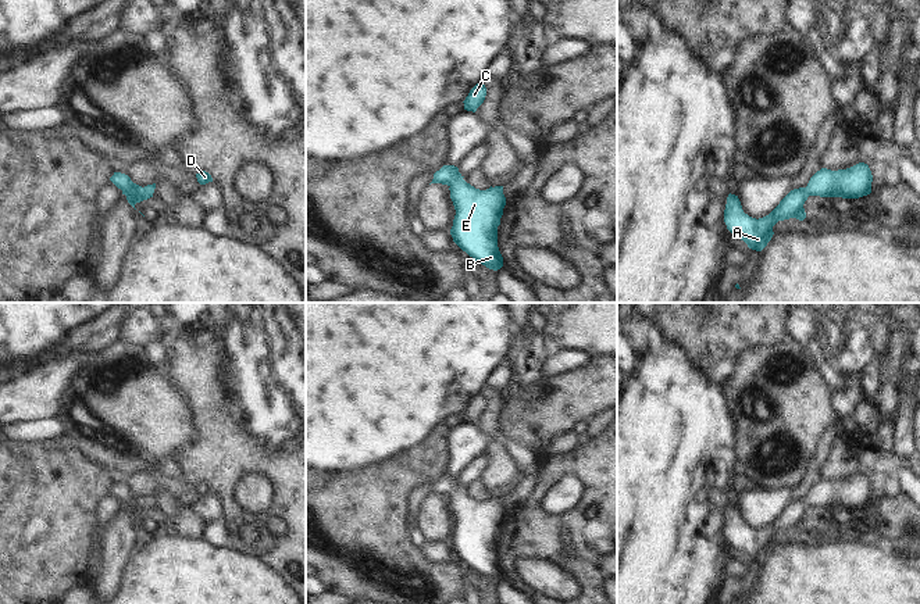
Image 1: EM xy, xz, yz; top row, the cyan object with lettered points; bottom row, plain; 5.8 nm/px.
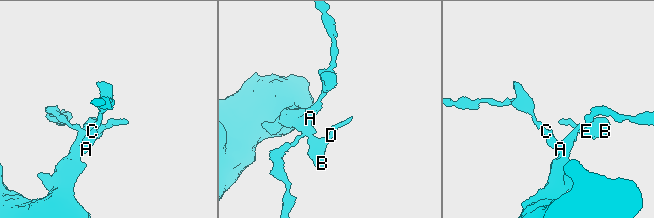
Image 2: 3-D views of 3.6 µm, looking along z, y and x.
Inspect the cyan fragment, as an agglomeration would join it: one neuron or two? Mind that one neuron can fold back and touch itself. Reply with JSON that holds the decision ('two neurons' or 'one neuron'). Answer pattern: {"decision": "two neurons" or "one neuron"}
{"decision": "one neuron"}

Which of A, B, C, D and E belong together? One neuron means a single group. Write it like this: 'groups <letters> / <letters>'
groups A B C D E

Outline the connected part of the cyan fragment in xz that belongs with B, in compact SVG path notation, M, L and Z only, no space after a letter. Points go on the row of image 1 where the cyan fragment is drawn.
M443 165L431 183L447 185L456 215L450 235L453 242L489 269L503 267L498 247L498 226L506 205L503 186L479 190L467 183L454 165Z

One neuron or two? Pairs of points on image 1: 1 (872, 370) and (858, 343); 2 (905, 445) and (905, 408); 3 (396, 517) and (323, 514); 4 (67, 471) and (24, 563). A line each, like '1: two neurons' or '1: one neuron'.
1: two neurons
2: one neuron
3: one neuron
4: one neuron

